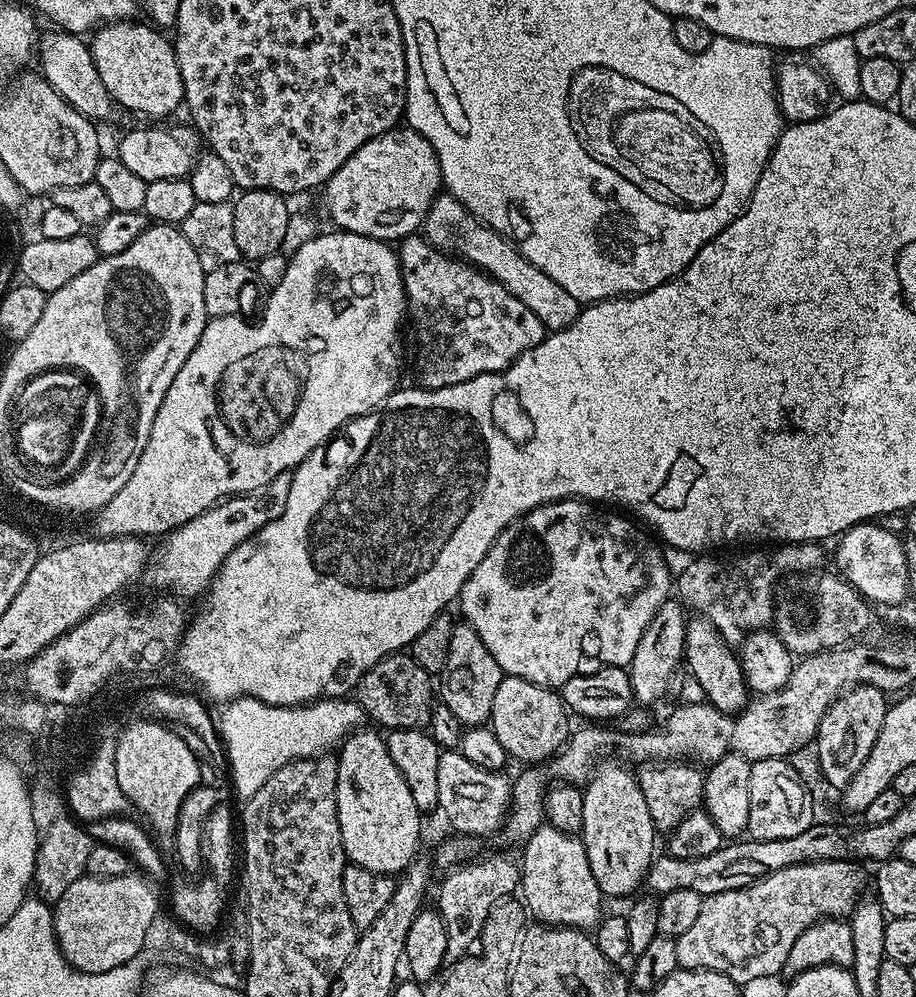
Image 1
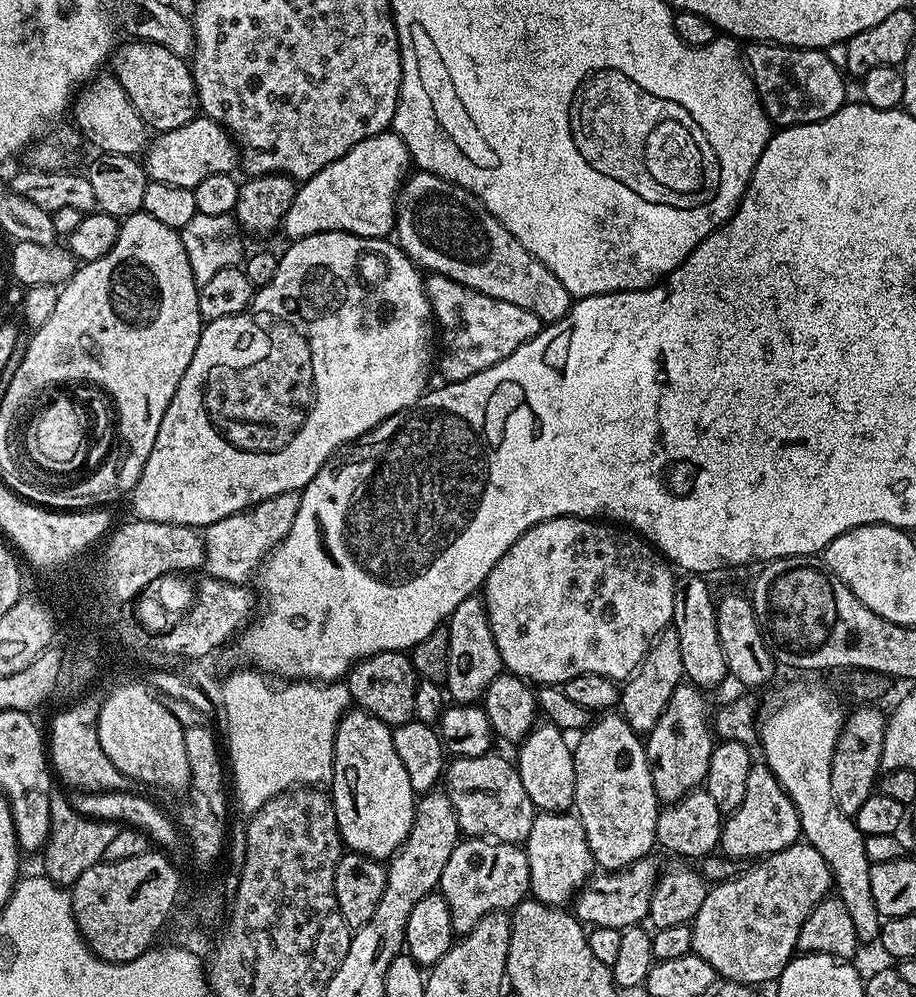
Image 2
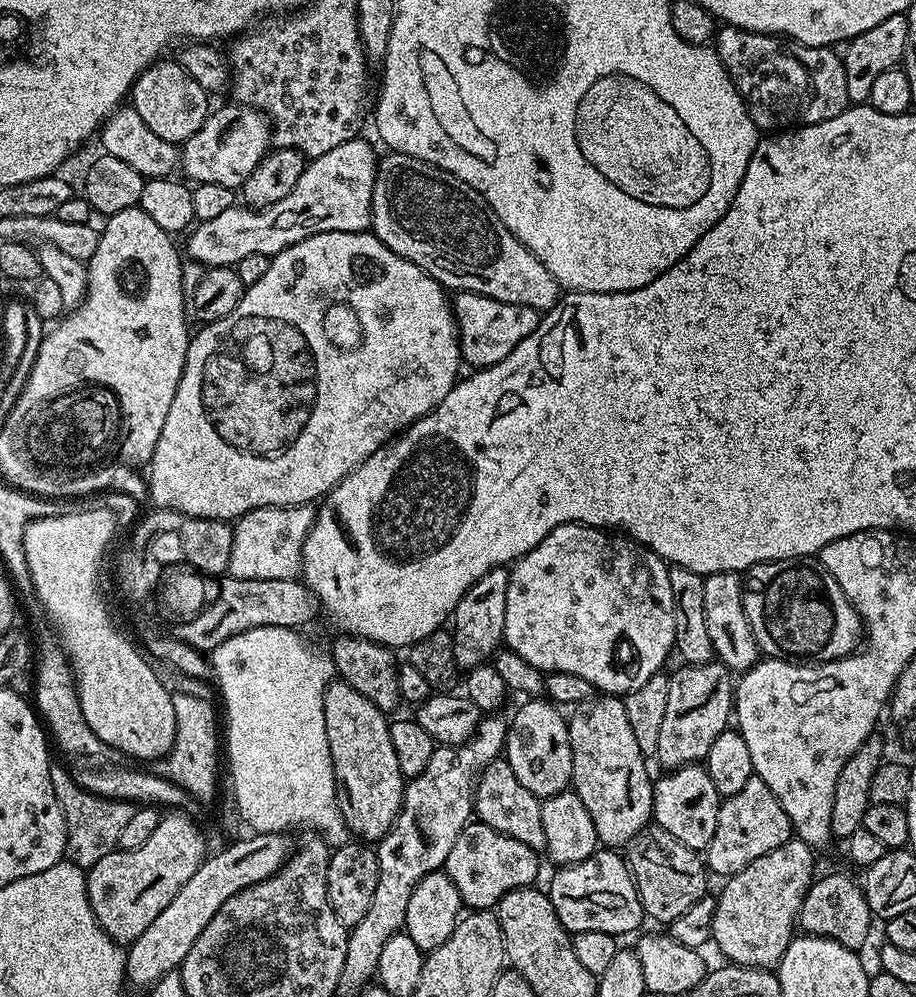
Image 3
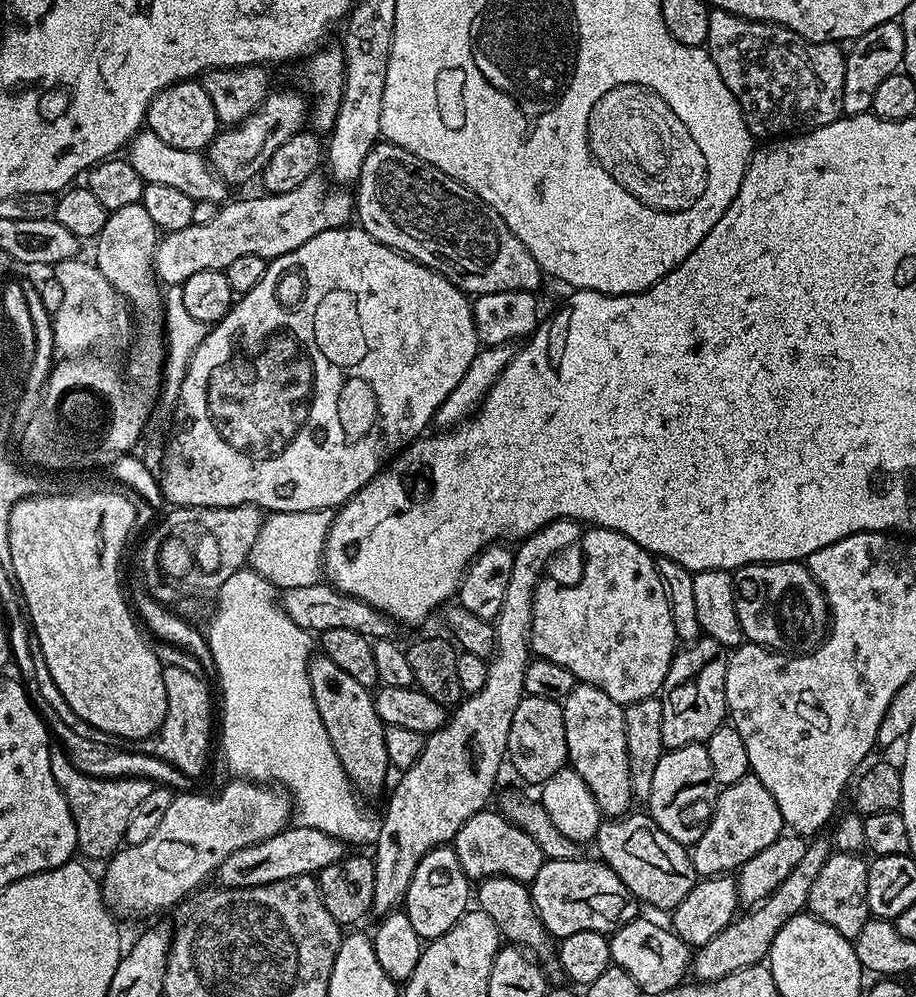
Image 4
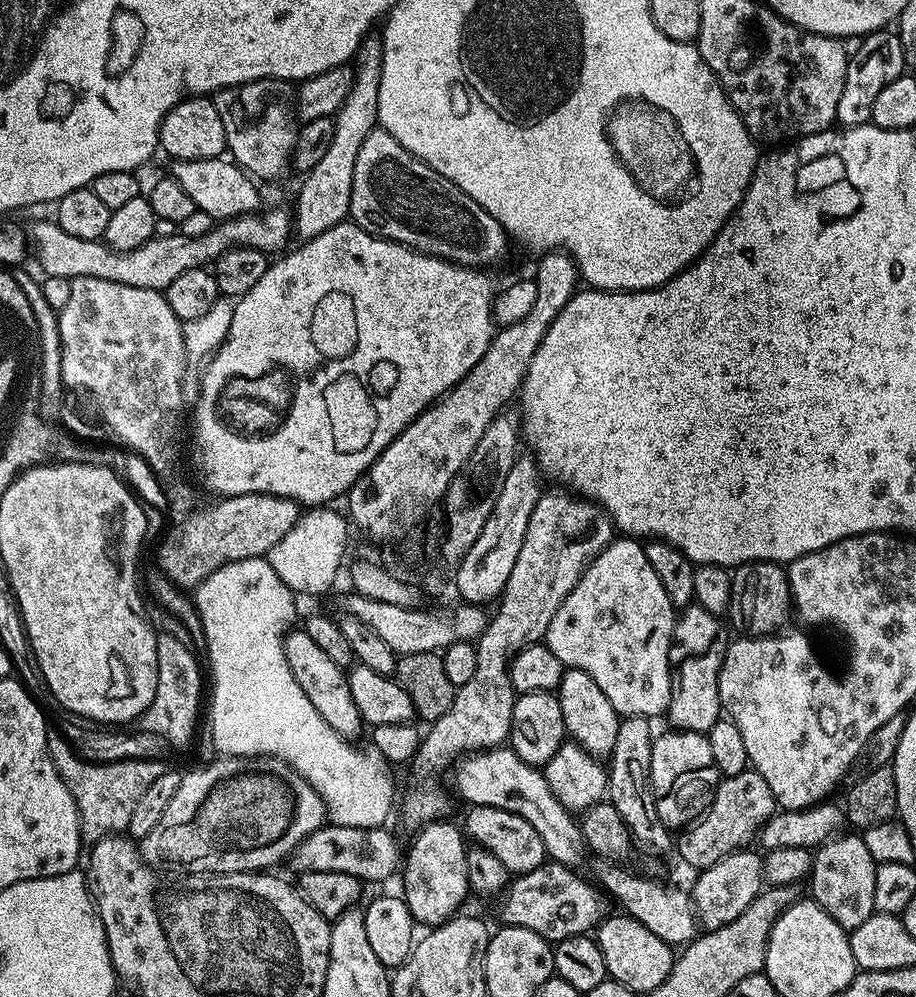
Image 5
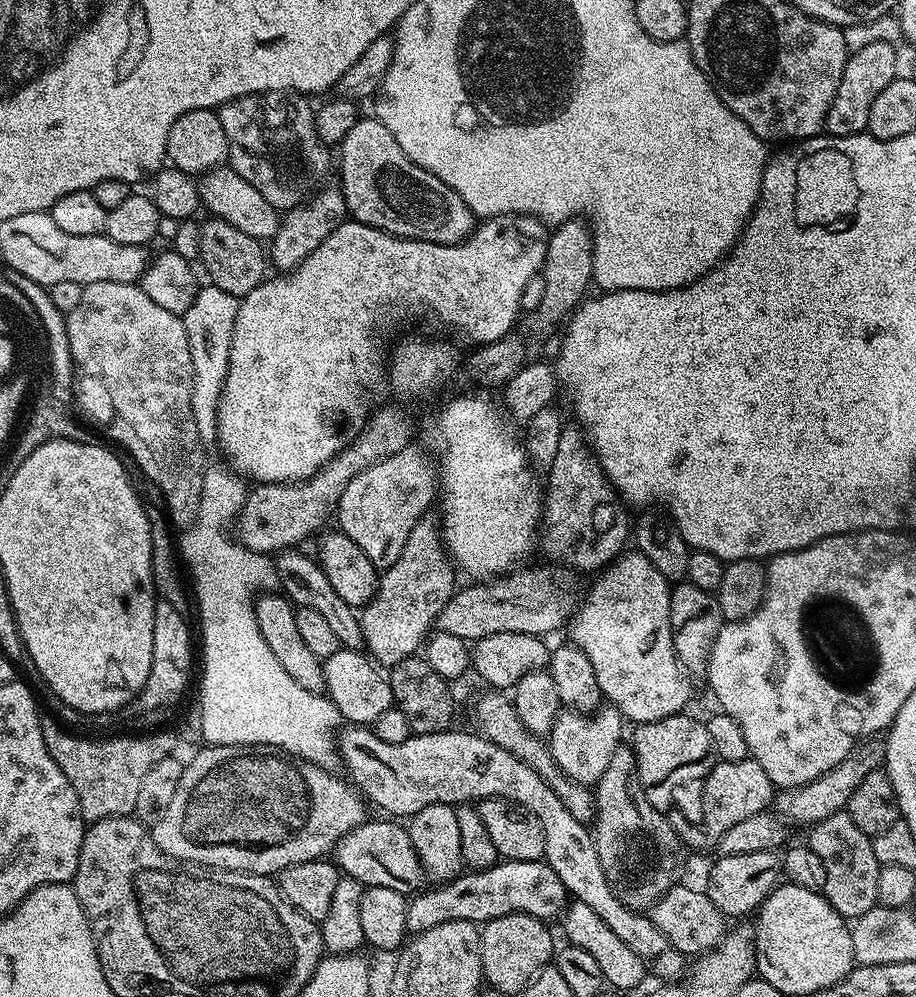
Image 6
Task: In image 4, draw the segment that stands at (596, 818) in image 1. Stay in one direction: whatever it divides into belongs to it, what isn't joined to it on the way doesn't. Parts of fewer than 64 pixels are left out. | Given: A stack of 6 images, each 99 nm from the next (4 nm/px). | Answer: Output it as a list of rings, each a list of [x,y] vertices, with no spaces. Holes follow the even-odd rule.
[[[583,682],[577,683],[576,688],[564,697],[562,707],[568,764],[582,774],[605,817],[625,815],[631,809],[628,807],[634,804],[634,797],[630,786],[630,758],[626,754],[624,708],[600,688]]]

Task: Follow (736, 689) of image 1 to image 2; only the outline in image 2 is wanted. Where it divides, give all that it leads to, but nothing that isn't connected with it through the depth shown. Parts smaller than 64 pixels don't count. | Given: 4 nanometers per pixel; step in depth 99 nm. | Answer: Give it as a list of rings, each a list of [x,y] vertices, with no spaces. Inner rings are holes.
[[[680,574],[675,577],[674,610],[671,627],[678,634],[678,647],[682,650],[684,675],[701,690],[716,688],[723,680],[729,679],[726,654],[722,654],[722,642],[718,638],[716,621],[717,601],[712,600],[712,592],[703,575]]]

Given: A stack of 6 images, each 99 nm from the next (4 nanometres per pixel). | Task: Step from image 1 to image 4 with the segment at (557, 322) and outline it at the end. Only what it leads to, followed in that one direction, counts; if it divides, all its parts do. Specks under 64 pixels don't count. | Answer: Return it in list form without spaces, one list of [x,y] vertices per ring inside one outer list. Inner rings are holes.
[[[377,142],[370,150],[370,154],[366,154],[366,158],[362,162],[360,179],[355,181],[354,184],[354,216],[358,221],[359,227],[370,233],[375,240],[385,244],[387,248],[393,248],[396,252],[400,252],[410,260],[417,260],[419,264],[424,264],[427,268],[432,268],[438,274],[445,276],[451,284],[458,286],[466,294],[471,294],[473,297],[485,296],[491,292],[535,293],[537,291],[536,287],[539,286],[540,279],[542,279],[538,262],[534,262],[530,250],[526,250],[526,246],[522,246],[522,242],[518,242],[518,238],[509,230],[506,222],[502,222],[500,215],[491,206],[483,204],[469,188],[462,186],[454,178],[442,174],[442,170],[438,170],[434,166],[422,162],[422,158],[418,158],[414,154],[410,154],[393,144]]]

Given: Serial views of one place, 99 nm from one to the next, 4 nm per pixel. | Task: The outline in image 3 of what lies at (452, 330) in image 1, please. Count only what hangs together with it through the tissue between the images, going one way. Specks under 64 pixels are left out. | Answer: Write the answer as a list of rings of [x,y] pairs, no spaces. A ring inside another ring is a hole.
[[[456,292],[451,305],[460,330],[460,354],[463,363],[473,364],[471,367],[476,370],[502,362],[502,358],[506,358],[506,354],[510,354],[510,350],[514,350],[518,342],[525,340],[542,319],[541,313],[532,308],[498,302],[494,298],[473,292]]]

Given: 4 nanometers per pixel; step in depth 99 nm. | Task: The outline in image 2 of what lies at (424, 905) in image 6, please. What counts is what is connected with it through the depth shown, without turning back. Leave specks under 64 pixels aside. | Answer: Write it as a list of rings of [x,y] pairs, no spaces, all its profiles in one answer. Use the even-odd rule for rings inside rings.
[[[652,858],[634,862],[616,872],[593,875],[574,897],[574,915],[581,924],[592,928],[635,928],[647,917],[648,903],[654,894],[658,867]]]

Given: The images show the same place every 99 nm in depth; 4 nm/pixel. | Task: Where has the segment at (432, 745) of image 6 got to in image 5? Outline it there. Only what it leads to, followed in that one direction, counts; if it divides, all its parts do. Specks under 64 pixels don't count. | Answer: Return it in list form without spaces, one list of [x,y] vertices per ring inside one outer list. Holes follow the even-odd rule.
[[[511,747],[485,748],[465,755],[455,765],[451,776],[452,784],[457,794],[465,800],[465,805],[494,806],[498,810],[510,810],[510,814],[526,818],[526,822],[538,830],[538,838],[542,838],[549,861],[564,864],[573,870],[585,863],[586,845],[577,817],[567,812],[558,798],[554,798],[543,771],[537,765],[522,762],[522,758],[518,758]]]

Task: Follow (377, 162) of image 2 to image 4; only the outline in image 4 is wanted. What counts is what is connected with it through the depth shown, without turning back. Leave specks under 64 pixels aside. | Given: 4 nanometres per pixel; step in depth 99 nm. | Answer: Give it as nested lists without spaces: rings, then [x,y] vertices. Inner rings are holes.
[[[317,174],[286,194],[259,194],[249,200],[232,198],[217,207],[210,222],[198,222],[186,226],[186,230],[161,235],[154,261],[157,281],[164,286],[179,286],[202,270],[227,270],[230,262],[242,258],[242,254],[254,254],[271,262],[282,254],[290,254],[290,250],[298,250],[314,234],[345,227],[354,216],[353,193],[344,186],[328,188],[327,183],[323,175]]]

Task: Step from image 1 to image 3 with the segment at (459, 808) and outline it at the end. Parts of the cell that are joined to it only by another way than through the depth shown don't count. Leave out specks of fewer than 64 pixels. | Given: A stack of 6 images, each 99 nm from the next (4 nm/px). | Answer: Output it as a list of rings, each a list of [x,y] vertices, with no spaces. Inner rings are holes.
[[[497,758],[489,762],[484,773],[476,782],[474,816],[477,821],[507,836],[526,842],[526,846],[540,850],[546,845],[546,830],[542,830],[541,797],[530,794],[514,770],[510,770],[507,759]]]

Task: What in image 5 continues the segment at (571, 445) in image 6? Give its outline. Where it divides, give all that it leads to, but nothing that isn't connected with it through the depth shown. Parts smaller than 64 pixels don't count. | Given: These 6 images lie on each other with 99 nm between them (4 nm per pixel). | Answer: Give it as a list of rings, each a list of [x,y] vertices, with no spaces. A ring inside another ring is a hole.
[[[545,491],[538,498],[534,506],[534,514],[530,514],[530,522],[526,522],[526,539],[522,542],[522,550],[518,550],[518,559],[514,561],[514,570],[510,578],[506,578],[504,595],[499,597],[495,605],[496,613],[491,613],[488,625],[475,641],[478,654],[478,666],[474,670],[470,682],[466,682],[456,690],[454,706],[442,718],[431,721],[423,733],[420,748],[416,751],[416,759],[411,761],[412,789],[403,793],[404,820],[412,827],[419,830],[425,824],[433,824],[435,820],[445,819],[451,810],[452,804],[448,801],[446,793],[440,789],[436,779],[447,773],[465,754],[481,751],[485,748],[499,748],[511,737],[512,715],[518,693],[512,689],[508,665],[513,656],[525,648],[527,644],[539,644],[544,639],[546,630],[565,598],[574,590],[581,576],[588,571],[595,556],[614,539],[614,525],[612,517],[605,508],[601,508],[594,500],[585,500],[579,494],[569,494],[567,491]]]

